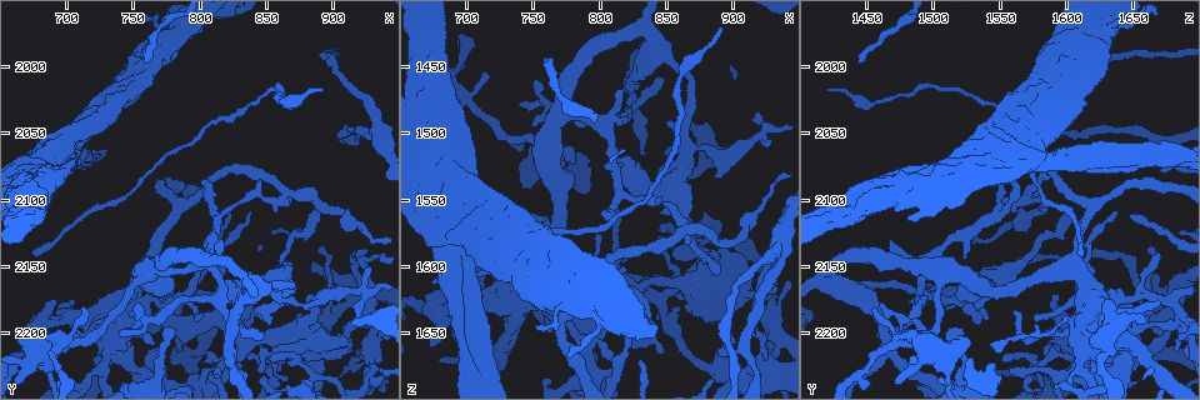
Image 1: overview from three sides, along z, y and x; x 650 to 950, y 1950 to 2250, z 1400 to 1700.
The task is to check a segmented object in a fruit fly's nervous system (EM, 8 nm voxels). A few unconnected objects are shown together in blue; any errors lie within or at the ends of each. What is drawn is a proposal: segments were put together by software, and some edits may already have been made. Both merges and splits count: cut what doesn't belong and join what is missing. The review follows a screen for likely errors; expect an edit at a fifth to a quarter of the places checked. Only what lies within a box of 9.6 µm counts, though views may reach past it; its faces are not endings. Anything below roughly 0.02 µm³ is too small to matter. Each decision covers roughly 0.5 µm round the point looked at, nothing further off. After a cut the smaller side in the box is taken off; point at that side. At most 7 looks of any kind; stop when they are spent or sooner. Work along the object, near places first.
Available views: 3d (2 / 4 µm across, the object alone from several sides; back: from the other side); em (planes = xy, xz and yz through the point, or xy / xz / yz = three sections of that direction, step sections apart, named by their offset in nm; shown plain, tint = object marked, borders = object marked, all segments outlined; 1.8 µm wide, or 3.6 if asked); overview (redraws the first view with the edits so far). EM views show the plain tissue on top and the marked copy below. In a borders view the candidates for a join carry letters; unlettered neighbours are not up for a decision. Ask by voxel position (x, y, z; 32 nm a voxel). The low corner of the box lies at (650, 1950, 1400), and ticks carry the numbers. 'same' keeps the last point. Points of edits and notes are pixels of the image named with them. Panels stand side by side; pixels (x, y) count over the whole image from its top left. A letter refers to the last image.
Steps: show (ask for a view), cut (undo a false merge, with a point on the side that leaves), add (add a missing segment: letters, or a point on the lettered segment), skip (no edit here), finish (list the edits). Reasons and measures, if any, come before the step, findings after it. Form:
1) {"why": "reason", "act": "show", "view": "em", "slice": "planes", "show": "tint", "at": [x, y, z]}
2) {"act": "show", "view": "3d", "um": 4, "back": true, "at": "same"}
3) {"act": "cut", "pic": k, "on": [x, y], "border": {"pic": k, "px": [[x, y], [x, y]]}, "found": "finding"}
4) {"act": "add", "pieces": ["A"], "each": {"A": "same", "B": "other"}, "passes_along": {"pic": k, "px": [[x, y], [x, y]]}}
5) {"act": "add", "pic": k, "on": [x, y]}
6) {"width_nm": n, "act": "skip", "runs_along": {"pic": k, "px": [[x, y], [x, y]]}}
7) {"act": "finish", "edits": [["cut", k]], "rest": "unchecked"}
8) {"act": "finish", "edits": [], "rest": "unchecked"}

{"act": "show", "view": "em", "slice": "xy", "step": 8, "show": "tint", "at": [674, 2070, 1556]}

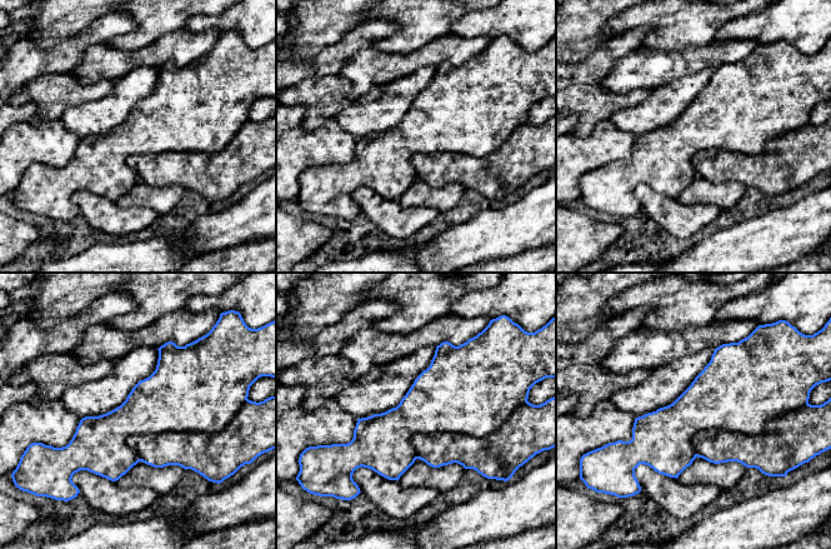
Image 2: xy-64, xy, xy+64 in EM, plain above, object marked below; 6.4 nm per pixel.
{"act": "show", "view": "em", "slice": "planes", "show": "tint", "at": "same"}

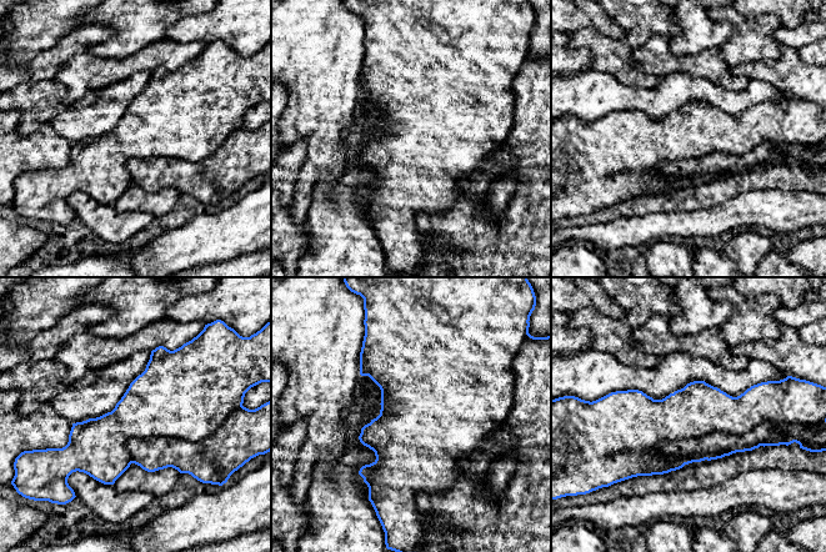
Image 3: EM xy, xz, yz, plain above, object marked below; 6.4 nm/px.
{"why": "what lies round it", "act": "show", "view": "em", "slice": "planes", "show": "borders", "at": "same"}

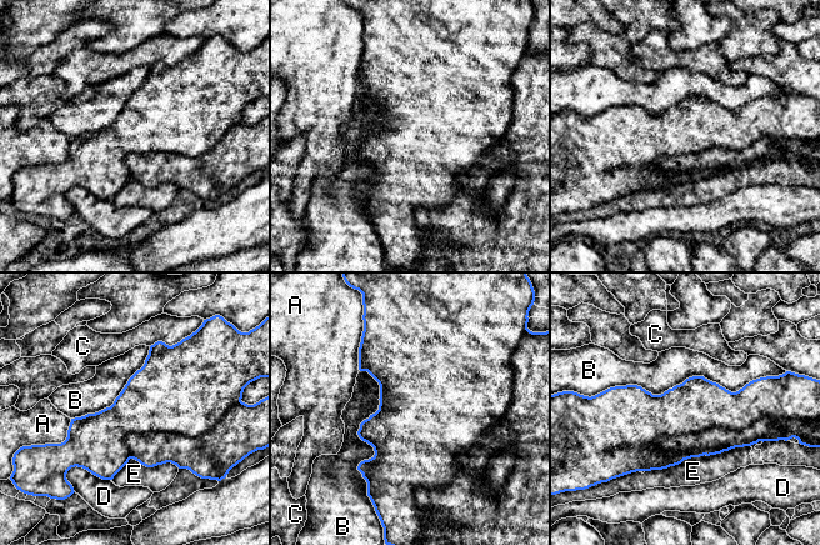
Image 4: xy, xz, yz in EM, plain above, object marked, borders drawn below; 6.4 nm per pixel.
{"width_nm": 480, "act": "cut", "pic": 4, "on": [691, 445], "each": {"A": "other", "B": "other", "C": "other", "D": "other", "E": "other"}, "part_leaving": {"pic": 4, "px": [[764, 421], [746, 438], [661, 445]]}, "found": "two neurons meet here"}

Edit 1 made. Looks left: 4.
{"act": "show", "view": "overview"}

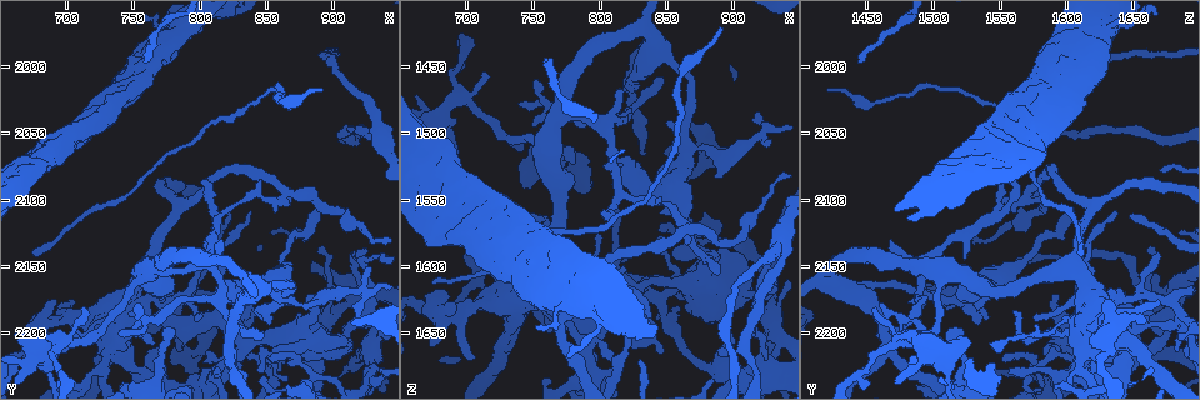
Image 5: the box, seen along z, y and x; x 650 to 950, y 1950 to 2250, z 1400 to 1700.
{"why": "arms part here", "act": "show", "view": "em", "slice": "planes", "show": "borders", "at": [684, 2190, 1636]}

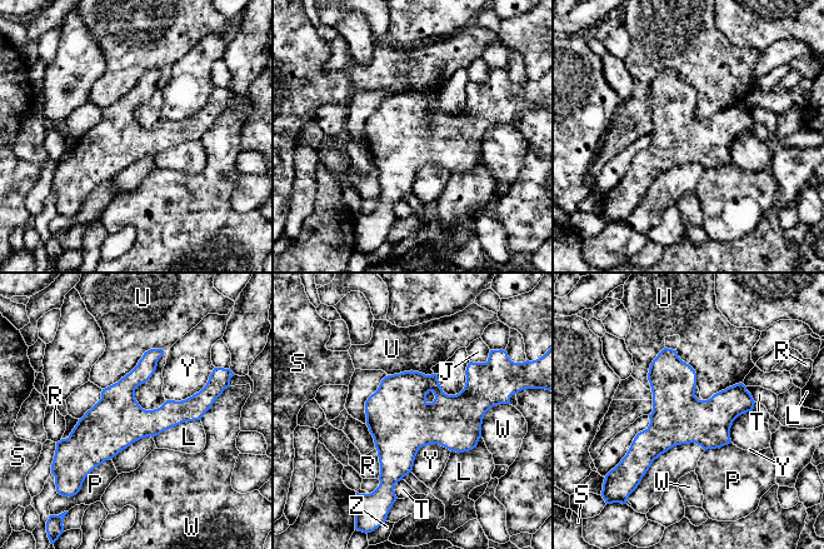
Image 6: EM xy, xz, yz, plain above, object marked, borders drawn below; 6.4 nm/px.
{"width_nm": 340, "act": "skip", "each": {"J": "other", "L": "other", "P": "other", "R": "other", "S": "other", "T": "other", "U": "other", "W": "other", "Y": "other", "Z": "other"}, "runs_along": {"pic": 6, "px": [[206, 399], [64, 442]]}, "found": "continuous, no second neuron"}

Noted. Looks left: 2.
{"why": "free end", "act": "show", "view": "3d", "um": 4, "at": [782, 2200, 1520]}

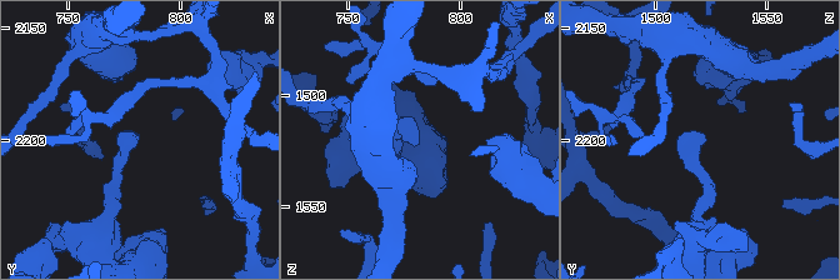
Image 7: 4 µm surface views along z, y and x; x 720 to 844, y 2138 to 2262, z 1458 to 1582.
{"why": "now the EM", "act": "show", "view": "em", "slice": "planes", "show": "borders", "at": [781, 2199, 1521]}

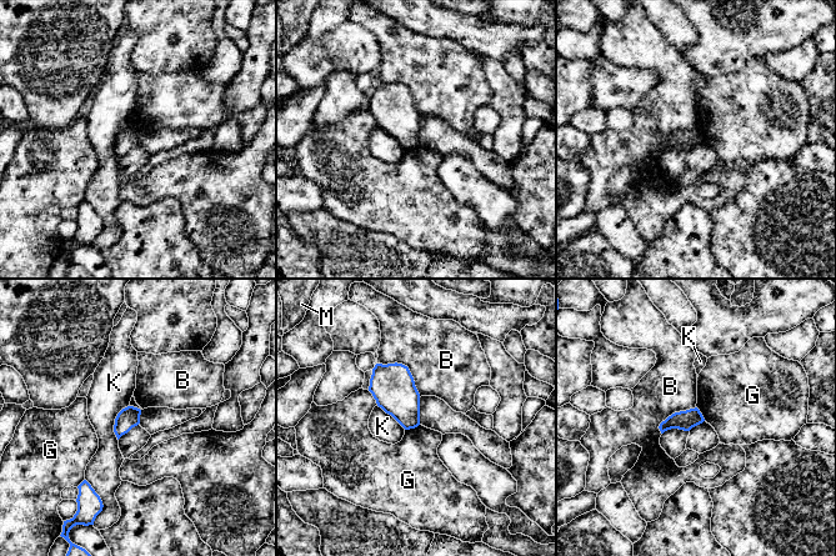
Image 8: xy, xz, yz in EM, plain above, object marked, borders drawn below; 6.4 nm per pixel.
{"width_nm": 130, "act": "skip", "each": {"B": "other", "G": "other", "K": "other", "M": "other"}, "border": {"pic": 8, "px": [[368, 390], [378, 405]]}, "found": "no lettered segment goes on from it"}

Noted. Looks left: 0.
{"act": "finish", "edits": [["cut", 4]], "rest": "unchecked"}

